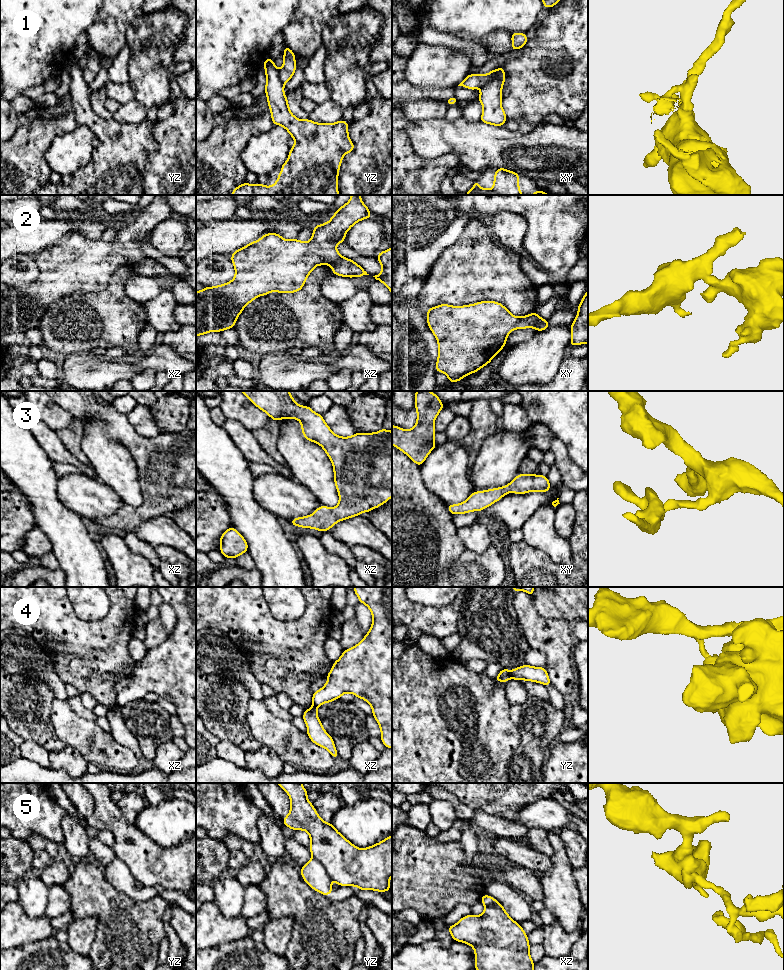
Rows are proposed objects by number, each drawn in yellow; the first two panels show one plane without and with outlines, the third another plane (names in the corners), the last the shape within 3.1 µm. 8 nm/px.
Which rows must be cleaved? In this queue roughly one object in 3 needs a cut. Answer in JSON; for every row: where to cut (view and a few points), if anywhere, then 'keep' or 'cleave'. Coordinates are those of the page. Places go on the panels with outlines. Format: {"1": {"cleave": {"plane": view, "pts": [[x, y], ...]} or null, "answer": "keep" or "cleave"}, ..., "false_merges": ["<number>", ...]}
{"1": {"cleave": {"plane": "xy", "pts": [[496, 70], [481, 87]]}, "answer": "cleave"}, "2": {"cleave": {"plane": "xz", "pts": [[342, 257], [331, 265]]}, "answer": "cleave"}, "3": {"cleave": null, "answer": "keep"}, "4": {"cleave": {"plane": "yz", "pts": [[510, 671], [511, 677]]}, "answer": "cleave"}, "5": {"cleave": {"plane": "yz", "pts": [[313, 856], [332, 879]]}, "answer": "cleave"}, "false_merges": ["1", "2", "4", "5"]}

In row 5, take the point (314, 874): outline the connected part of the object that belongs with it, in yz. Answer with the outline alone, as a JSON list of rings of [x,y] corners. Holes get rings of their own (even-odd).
[[[314,857],[300,868],[304,881],[315,891],[322,895],[332,893],[331,878],[323,865]]]

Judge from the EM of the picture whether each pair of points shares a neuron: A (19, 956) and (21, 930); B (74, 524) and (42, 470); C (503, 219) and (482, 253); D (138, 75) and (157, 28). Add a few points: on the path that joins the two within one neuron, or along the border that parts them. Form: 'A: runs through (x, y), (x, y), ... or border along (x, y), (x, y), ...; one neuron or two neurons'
A: border along (42, 938), (25, 943), (19, 947), (10, 948); two neurons
B: runs through (60, 513), (42, 495), (42, 484); one neuron
C: border along (486, 221), (493, 237), (500, 244), (512, 249); two neurons
D: runs through (149, 63), (152, 55), (152, 40); one neuron

